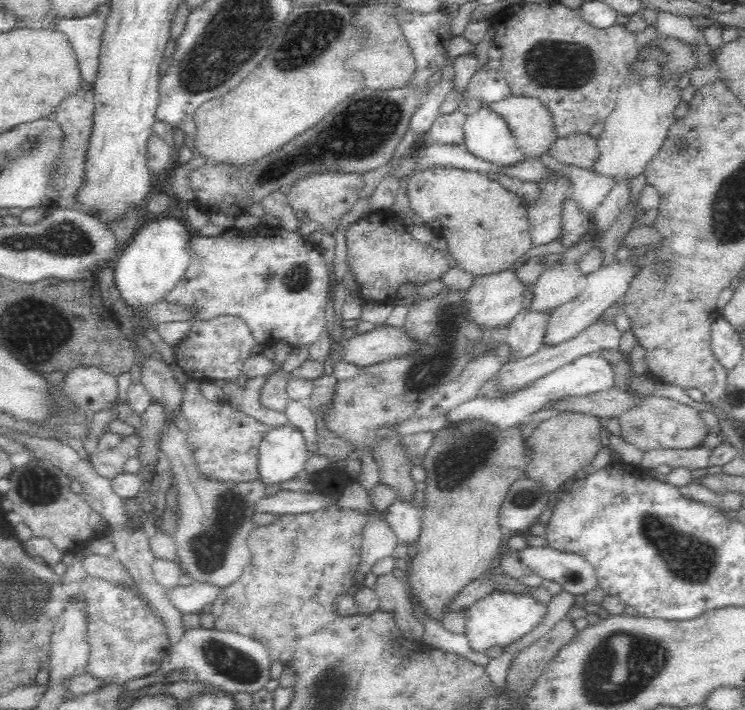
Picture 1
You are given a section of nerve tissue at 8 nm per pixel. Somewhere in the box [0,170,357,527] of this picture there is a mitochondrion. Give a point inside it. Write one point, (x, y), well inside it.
(66, 237)

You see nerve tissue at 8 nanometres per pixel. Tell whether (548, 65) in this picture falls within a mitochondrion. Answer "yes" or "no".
yes

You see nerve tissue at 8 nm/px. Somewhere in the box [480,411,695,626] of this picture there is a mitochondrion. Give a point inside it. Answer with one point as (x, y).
(523, 495)

